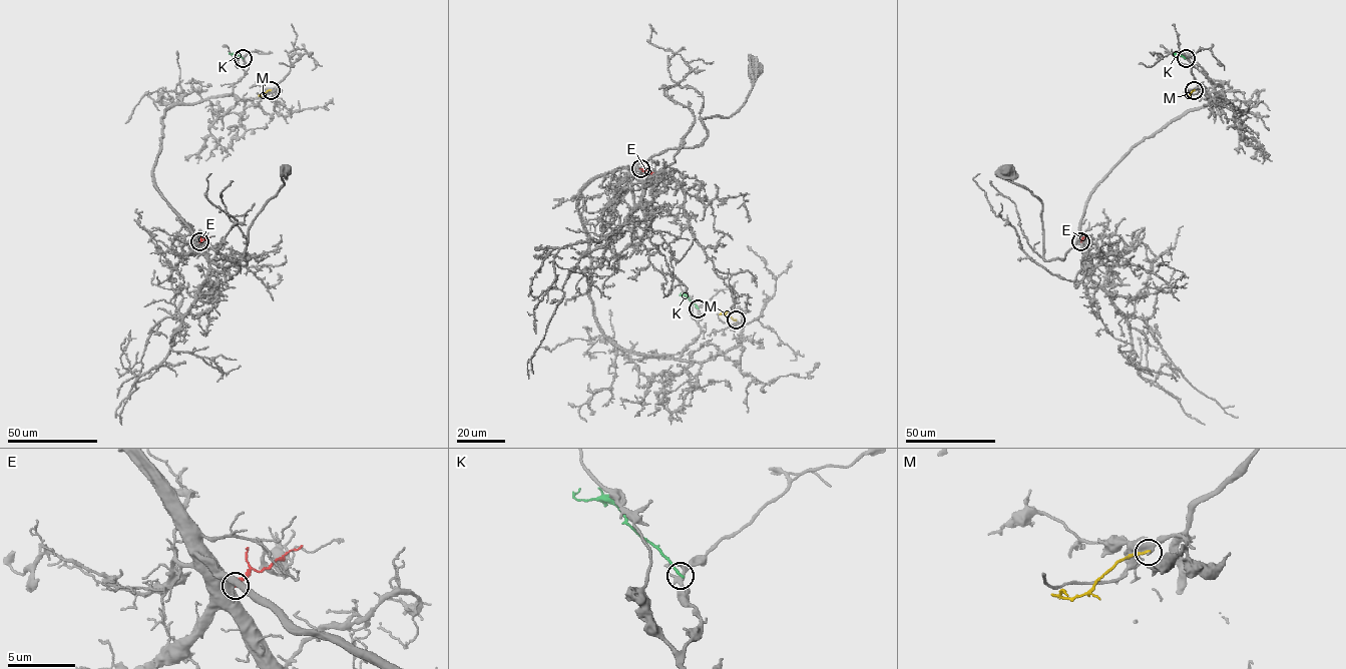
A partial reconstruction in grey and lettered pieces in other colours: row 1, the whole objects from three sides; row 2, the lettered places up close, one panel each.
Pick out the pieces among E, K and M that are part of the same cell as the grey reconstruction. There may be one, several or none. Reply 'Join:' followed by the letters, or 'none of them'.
Join: none of them

